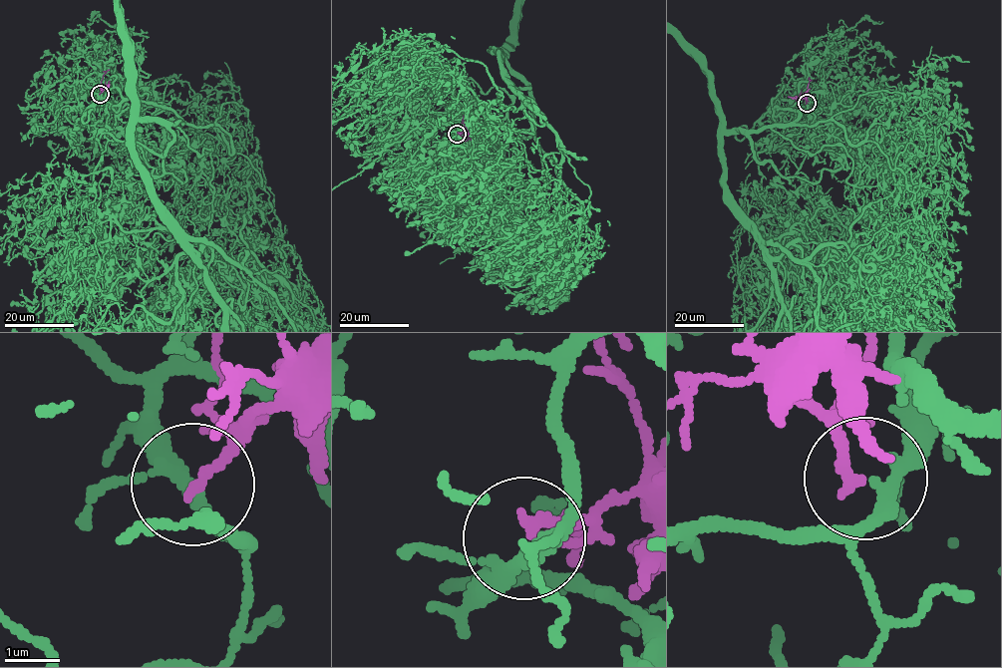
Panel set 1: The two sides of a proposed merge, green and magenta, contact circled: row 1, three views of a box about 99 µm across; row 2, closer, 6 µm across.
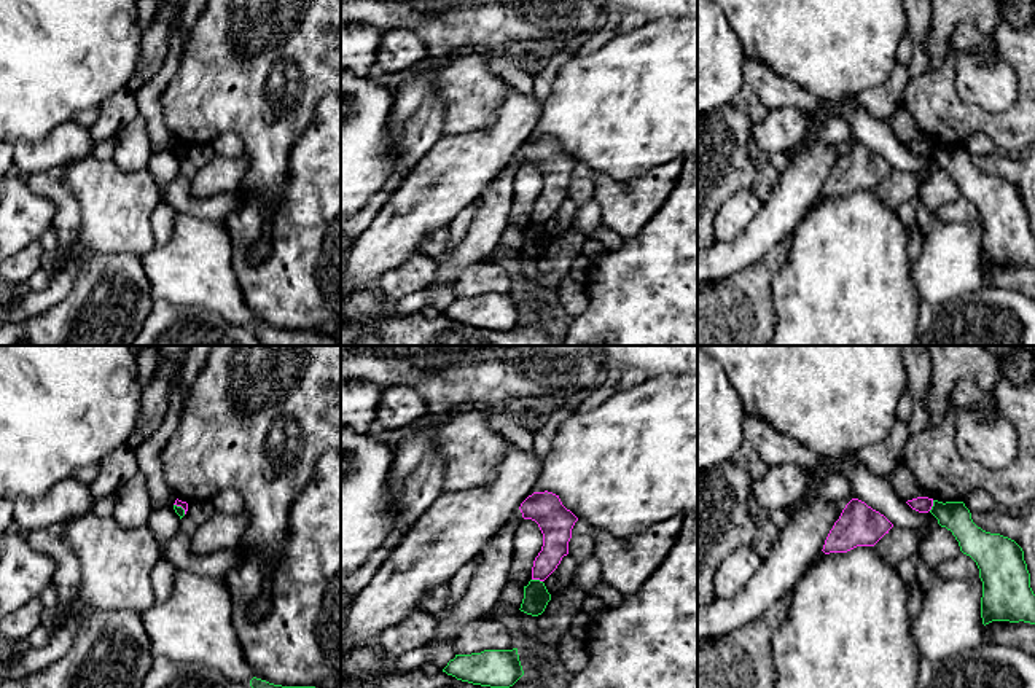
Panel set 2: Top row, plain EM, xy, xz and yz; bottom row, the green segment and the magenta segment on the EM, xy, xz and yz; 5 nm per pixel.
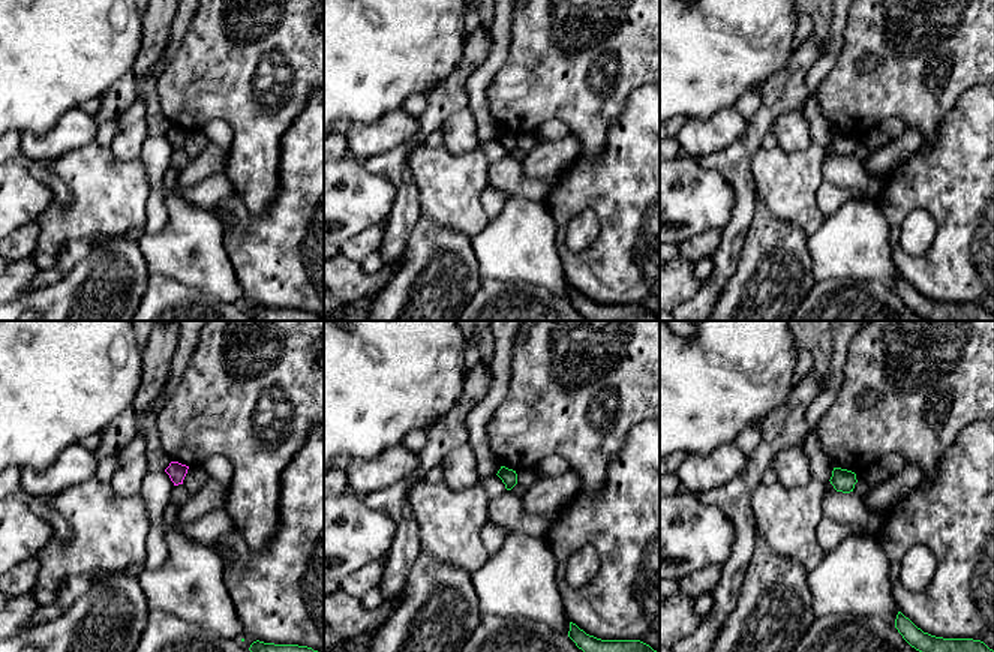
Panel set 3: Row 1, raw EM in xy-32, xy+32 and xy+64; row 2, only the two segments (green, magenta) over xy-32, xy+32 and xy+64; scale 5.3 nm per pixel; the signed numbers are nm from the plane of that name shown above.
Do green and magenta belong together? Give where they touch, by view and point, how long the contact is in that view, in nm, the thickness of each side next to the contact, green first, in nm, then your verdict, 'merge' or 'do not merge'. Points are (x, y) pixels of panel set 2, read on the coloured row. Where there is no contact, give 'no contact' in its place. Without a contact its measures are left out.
contact xz (537, 580); length 60 nm; calibres 130 and 140 nm; do not merge

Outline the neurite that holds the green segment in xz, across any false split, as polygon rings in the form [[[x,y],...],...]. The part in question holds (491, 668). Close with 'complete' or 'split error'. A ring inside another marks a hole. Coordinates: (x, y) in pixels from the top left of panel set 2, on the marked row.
[[[518,648],[455,655],[443,672],[462,682],[490,688],[510,688],[524,675]]]; complete

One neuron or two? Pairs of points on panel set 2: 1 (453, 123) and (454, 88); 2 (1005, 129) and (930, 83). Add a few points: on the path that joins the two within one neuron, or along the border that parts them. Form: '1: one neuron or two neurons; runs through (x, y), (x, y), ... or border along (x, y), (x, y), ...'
1: one neuron; runs through (454, 115), (454, 96)
2: one neuron; runs through (986, 121), (965, 118), (949, 102)

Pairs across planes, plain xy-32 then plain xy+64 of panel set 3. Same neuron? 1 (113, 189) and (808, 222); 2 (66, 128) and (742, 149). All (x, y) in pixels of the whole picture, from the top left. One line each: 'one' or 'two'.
1: one
2: two

